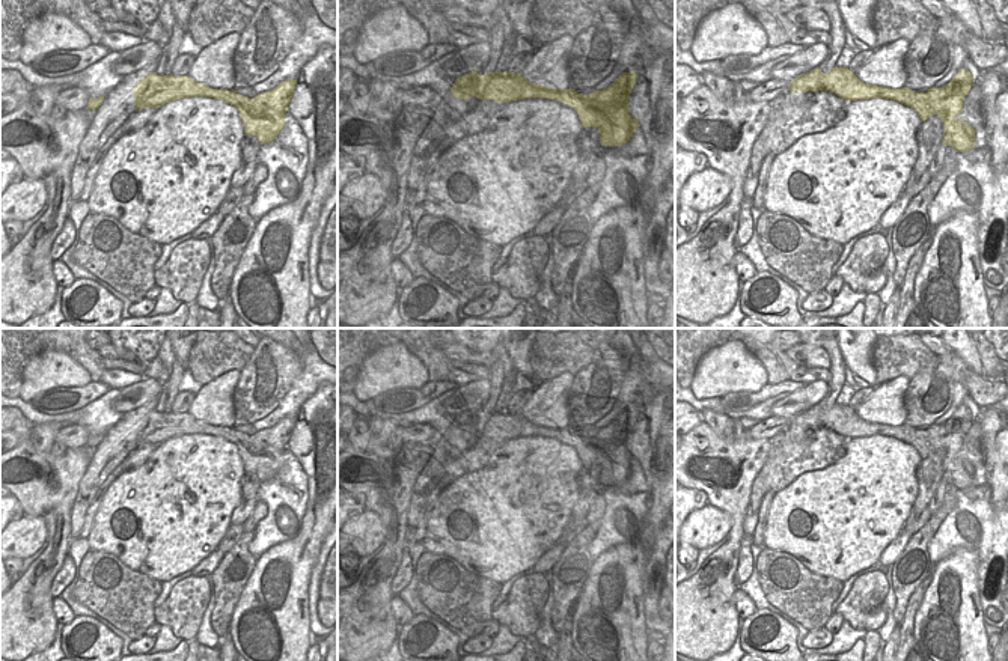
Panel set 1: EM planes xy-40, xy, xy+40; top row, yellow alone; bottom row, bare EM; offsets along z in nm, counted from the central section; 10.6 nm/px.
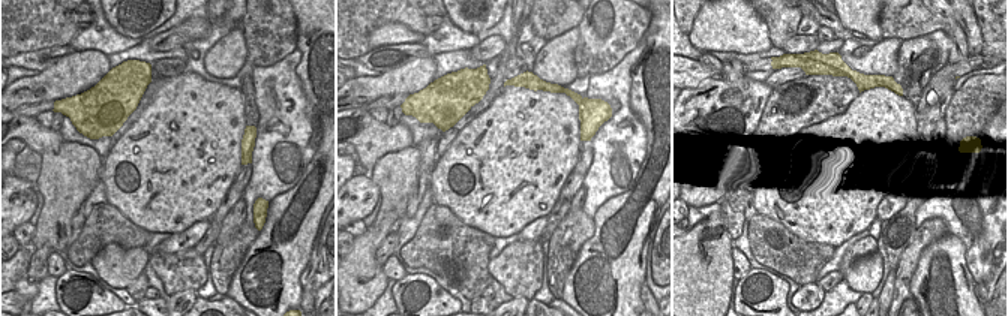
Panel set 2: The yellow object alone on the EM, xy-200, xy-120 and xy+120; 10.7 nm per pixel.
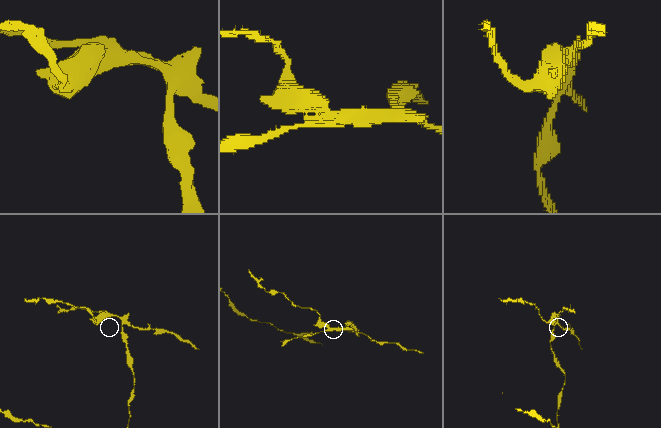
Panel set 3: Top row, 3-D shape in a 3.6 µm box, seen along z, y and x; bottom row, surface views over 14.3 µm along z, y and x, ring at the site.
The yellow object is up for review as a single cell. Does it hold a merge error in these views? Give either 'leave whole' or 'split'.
split

